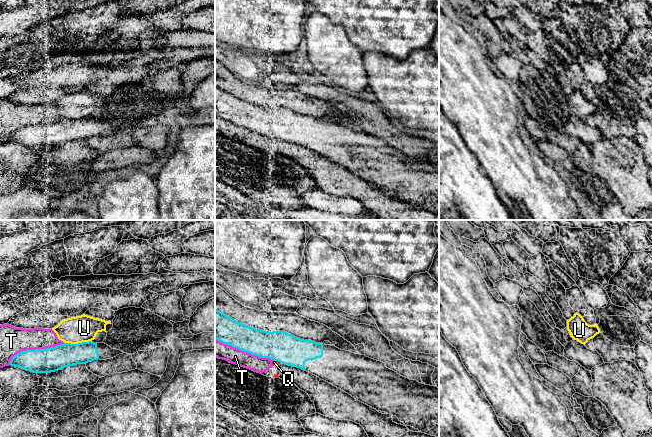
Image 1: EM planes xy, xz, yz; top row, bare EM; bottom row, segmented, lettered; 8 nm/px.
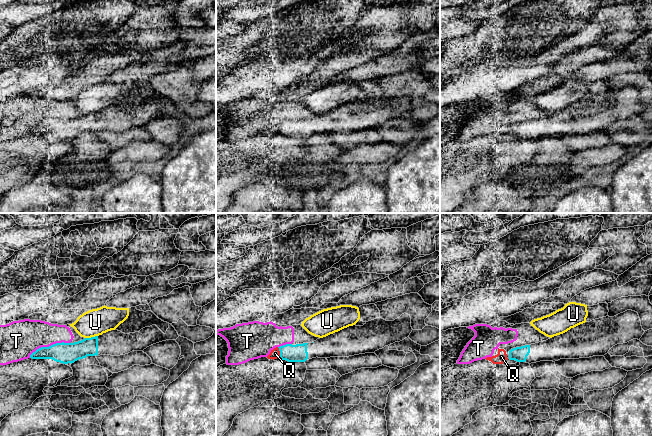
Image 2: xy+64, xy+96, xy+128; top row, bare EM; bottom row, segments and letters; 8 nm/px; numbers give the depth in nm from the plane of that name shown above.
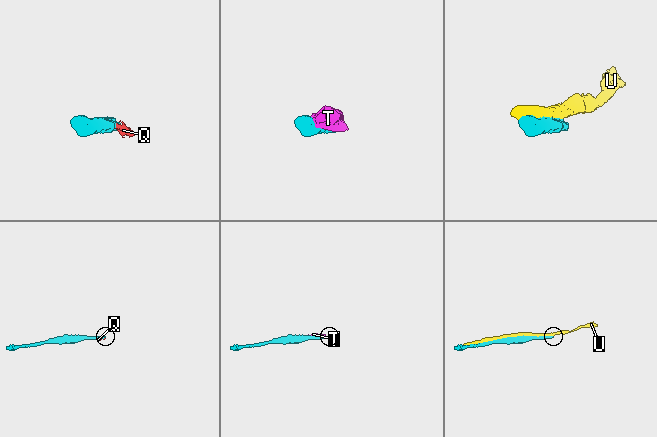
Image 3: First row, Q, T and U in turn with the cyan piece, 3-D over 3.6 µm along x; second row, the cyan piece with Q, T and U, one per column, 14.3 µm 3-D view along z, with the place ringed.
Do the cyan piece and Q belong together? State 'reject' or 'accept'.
reject

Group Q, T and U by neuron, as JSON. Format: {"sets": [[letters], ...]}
{"sets": [["Q", "T"], ["U"]]}

